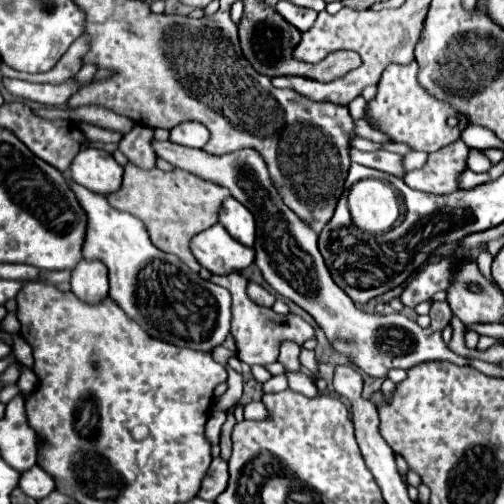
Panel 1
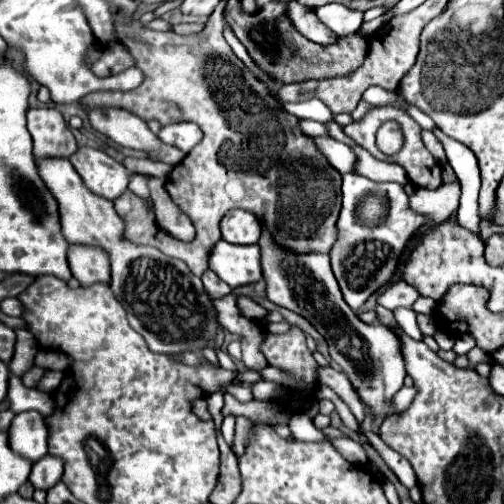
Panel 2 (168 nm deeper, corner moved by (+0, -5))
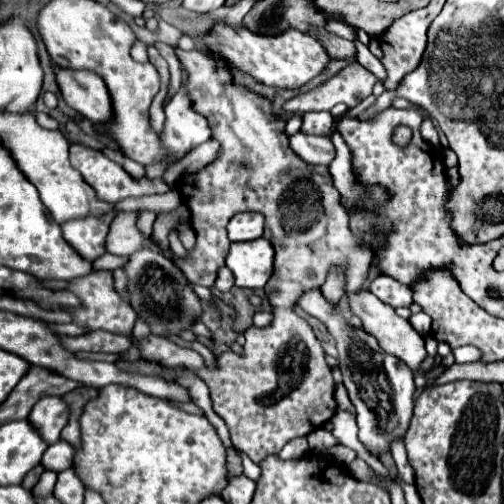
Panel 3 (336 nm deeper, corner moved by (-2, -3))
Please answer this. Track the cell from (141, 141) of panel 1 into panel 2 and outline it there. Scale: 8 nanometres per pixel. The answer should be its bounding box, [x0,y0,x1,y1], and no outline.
[144,175,194,241]

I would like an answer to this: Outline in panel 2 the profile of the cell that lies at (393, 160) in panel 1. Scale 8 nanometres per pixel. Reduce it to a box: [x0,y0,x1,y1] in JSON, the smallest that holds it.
[316,137,358,173]

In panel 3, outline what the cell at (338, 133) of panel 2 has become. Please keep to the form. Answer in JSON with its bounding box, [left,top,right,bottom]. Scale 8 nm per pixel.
[300,111,332,135]

